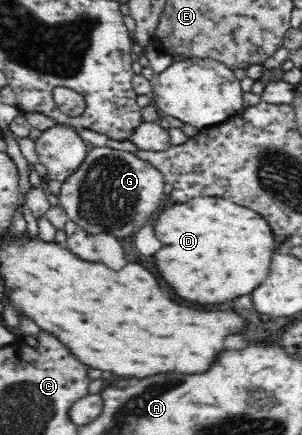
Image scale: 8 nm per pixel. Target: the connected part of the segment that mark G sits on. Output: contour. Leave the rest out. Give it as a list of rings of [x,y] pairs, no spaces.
[[[94,147],[80,168],[62,183],[58,202],[77,228],[92,234],[128,236],[138,232],[160,208],[164,184],[164,175],[138,155],[110,147]]]

